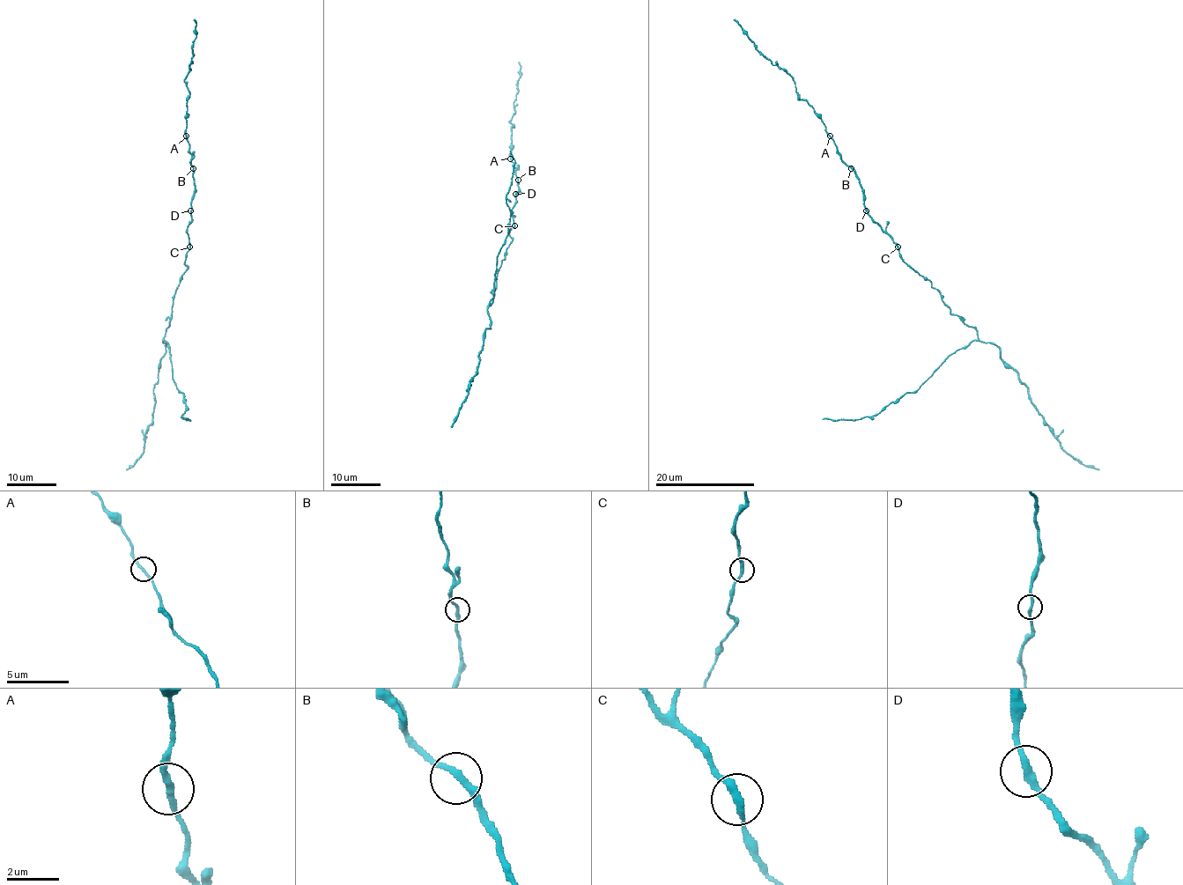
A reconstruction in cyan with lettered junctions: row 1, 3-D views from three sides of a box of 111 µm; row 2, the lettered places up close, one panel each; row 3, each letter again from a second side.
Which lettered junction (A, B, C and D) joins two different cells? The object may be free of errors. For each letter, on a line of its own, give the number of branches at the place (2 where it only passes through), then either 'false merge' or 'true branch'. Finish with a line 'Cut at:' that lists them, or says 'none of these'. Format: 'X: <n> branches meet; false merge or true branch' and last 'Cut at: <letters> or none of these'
A: 2 branches meet; true branch
B: 2 branches meet; true branch
C: 2 branches meet; true branch
D: 2 branches meet; true branch
Cut at: none of these

